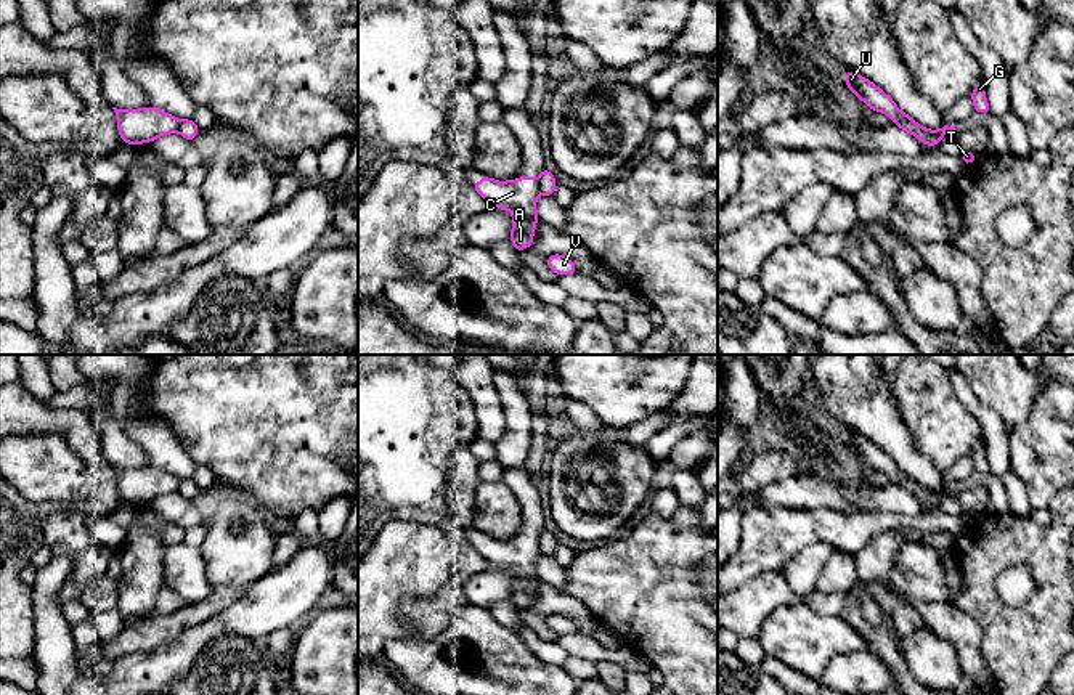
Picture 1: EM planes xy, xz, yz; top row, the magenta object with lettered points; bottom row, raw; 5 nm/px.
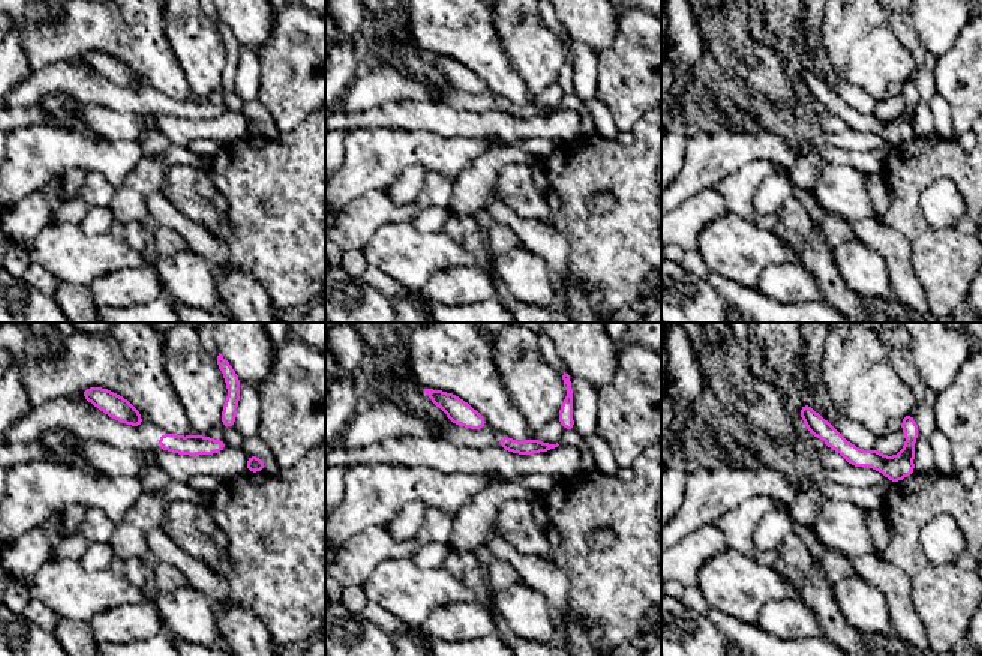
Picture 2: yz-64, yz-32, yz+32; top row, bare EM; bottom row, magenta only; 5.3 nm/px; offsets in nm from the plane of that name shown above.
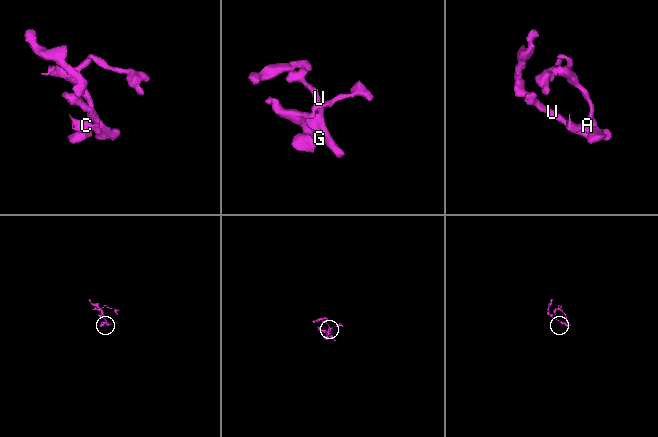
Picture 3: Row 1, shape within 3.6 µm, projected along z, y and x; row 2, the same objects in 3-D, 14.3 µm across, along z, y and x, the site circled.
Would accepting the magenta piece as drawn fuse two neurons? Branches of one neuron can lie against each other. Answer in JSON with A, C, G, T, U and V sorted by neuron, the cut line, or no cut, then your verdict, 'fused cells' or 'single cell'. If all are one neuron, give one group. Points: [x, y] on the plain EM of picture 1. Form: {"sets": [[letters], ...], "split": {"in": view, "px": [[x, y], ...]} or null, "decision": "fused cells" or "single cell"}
{"sets": [["A", "C"], ["G", "T", "U", "V"]], "split": {"in": "xy", "px": [[182, 480], [177, 490]]}, "decision": "fused cells"}

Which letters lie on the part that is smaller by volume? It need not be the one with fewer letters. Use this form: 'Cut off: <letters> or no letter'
Cut off: A, C

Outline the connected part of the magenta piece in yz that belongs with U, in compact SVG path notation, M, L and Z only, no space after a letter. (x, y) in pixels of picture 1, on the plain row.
M844 430L844 441L848 449L856 453L857 459L862 459L869 469L889 475L896 486L912 493L925 506L938 506L942 501L944 493L933 493L917 483L909 473L896 465L889 454L864 435Z

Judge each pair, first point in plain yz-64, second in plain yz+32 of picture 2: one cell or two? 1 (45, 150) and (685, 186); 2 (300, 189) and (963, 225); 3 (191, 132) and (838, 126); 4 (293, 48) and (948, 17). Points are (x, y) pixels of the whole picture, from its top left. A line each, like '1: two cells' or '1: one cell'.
1: one cell
2: one cell
3: one cell
4: two cells

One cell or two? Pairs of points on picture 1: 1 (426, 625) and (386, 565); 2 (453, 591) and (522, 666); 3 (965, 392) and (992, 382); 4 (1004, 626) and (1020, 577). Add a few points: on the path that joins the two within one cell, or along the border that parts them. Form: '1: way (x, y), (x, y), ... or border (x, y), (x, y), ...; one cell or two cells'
1: border (445, 586), (402, 604), (413, 626), (406, 638); two cells
2: border (466, 602), (440, 633); two cells
3: border (959, 371), (972, 392), (999, 414); two cells
4: border (1033, 575), (1028, 599), (1002, 602); two cells

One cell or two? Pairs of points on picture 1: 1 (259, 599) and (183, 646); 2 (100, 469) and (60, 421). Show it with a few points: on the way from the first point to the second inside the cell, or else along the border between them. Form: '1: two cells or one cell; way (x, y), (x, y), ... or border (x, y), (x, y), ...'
1: one cell; way (240, 618), (220, 623), (203, 634)
2: one cell; way (93, 456), (92, 450), (73, 430)

